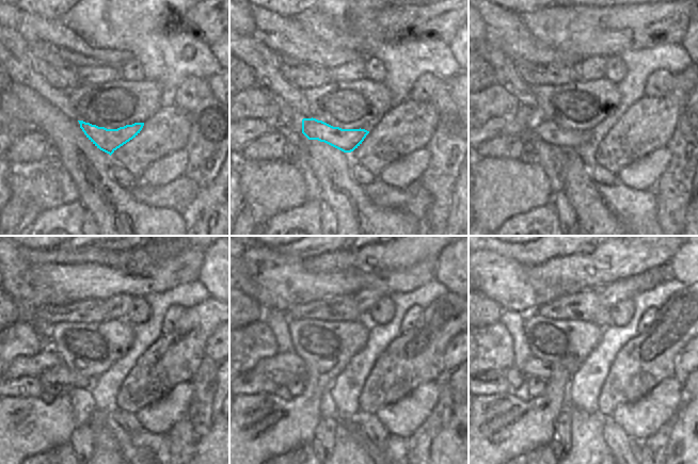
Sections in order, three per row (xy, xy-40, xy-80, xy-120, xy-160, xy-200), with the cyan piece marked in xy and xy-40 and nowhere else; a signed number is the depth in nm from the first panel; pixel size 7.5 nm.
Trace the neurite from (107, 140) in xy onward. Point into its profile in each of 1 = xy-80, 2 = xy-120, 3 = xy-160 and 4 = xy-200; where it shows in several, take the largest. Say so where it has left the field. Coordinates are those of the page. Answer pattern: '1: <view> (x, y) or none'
1: xy-80 (548, 131)
2: xy-120 (60, 373)
3: xy-160 (280, 378)
4: xy-200 (516, 378)

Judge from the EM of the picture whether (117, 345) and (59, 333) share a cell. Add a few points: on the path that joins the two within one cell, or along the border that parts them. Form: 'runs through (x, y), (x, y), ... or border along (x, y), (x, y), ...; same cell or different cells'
runs through (102, 334), (74, 334); same cell

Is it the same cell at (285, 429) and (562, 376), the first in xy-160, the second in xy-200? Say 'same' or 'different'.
same

